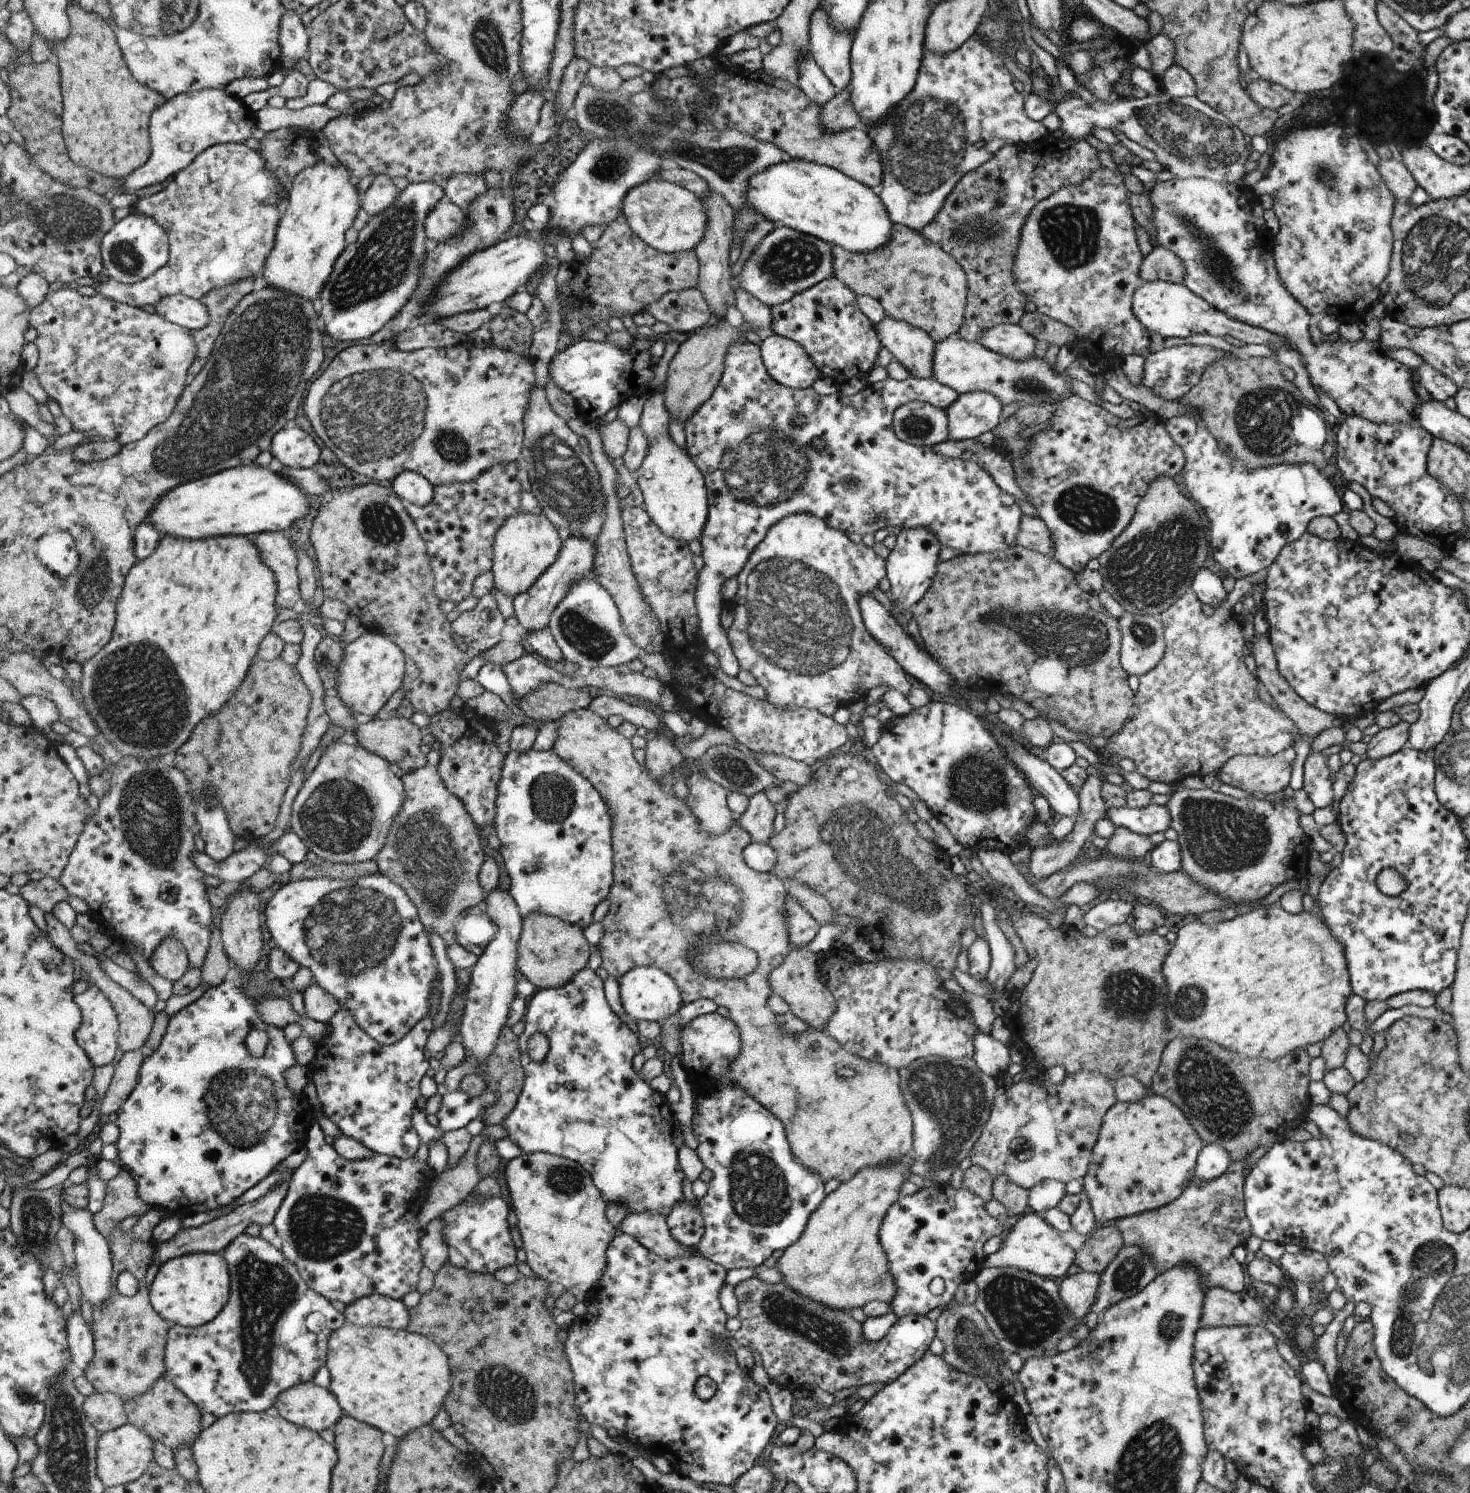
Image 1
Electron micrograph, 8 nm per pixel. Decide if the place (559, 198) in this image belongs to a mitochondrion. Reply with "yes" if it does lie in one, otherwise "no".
no

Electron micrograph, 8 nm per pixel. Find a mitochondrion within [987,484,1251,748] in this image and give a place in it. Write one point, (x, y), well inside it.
(1149, 569)

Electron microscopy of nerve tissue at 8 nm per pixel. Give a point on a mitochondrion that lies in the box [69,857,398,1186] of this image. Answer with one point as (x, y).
(245, 1103)

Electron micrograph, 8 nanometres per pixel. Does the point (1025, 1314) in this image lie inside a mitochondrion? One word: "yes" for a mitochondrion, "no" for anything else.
yes

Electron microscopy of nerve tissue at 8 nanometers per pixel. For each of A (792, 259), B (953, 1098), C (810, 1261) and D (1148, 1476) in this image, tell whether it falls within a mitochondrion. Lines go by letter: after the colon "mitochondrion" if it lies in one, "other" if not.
A: mitochondrion
B: mitochondrion
C: other
D: mitochondrion

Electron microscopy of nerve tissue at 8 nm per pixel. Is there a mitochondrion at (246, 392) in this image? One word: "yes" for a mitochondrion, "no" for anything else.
yes

